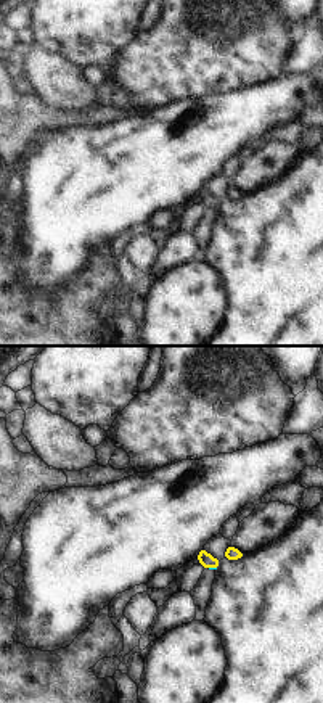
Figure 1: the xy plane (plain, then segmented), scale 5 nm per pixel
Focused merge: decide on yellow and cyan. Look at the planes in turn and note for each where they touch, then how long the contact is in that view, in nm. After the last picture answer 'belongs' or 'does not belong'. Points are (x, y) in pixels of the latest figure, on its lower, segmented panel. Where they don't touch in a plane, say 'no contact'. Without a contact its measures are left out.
(212, 567) | 40 nm

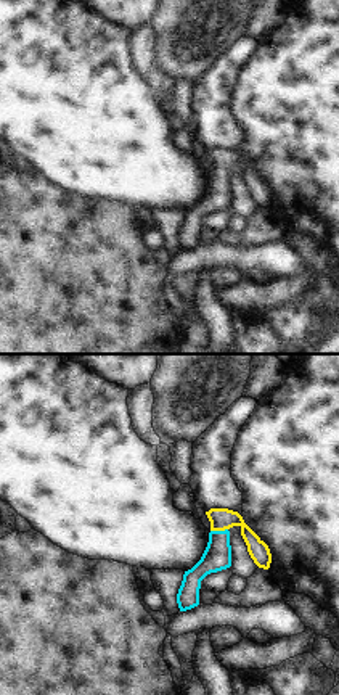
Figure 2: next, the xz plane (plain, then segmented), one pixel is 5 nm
(219, 530) | 90 nm

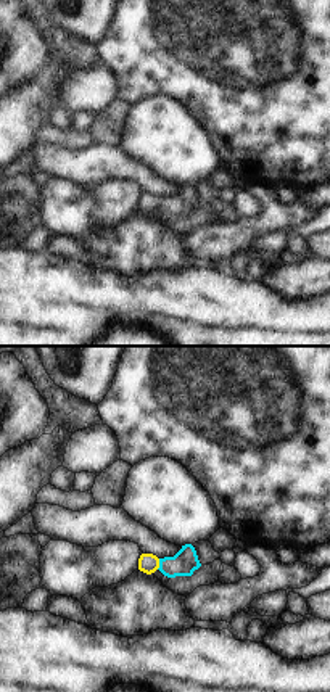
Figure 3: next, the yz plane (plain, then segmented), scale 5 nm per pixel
(158, 564) | 60 nm

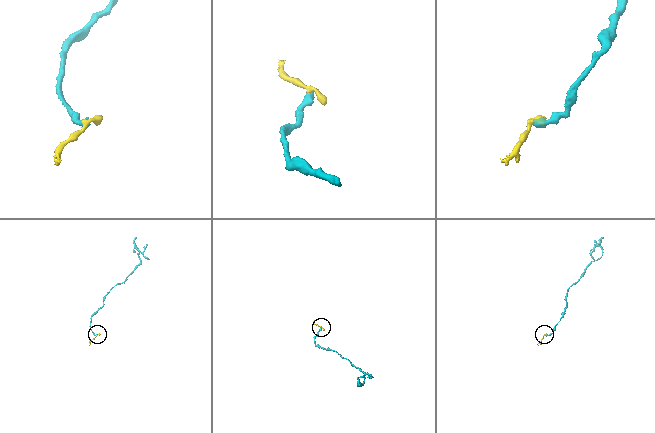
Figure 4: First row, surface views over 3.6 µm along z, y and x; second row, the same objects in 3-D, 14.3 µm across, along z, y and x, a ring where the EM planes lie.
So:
belongs

